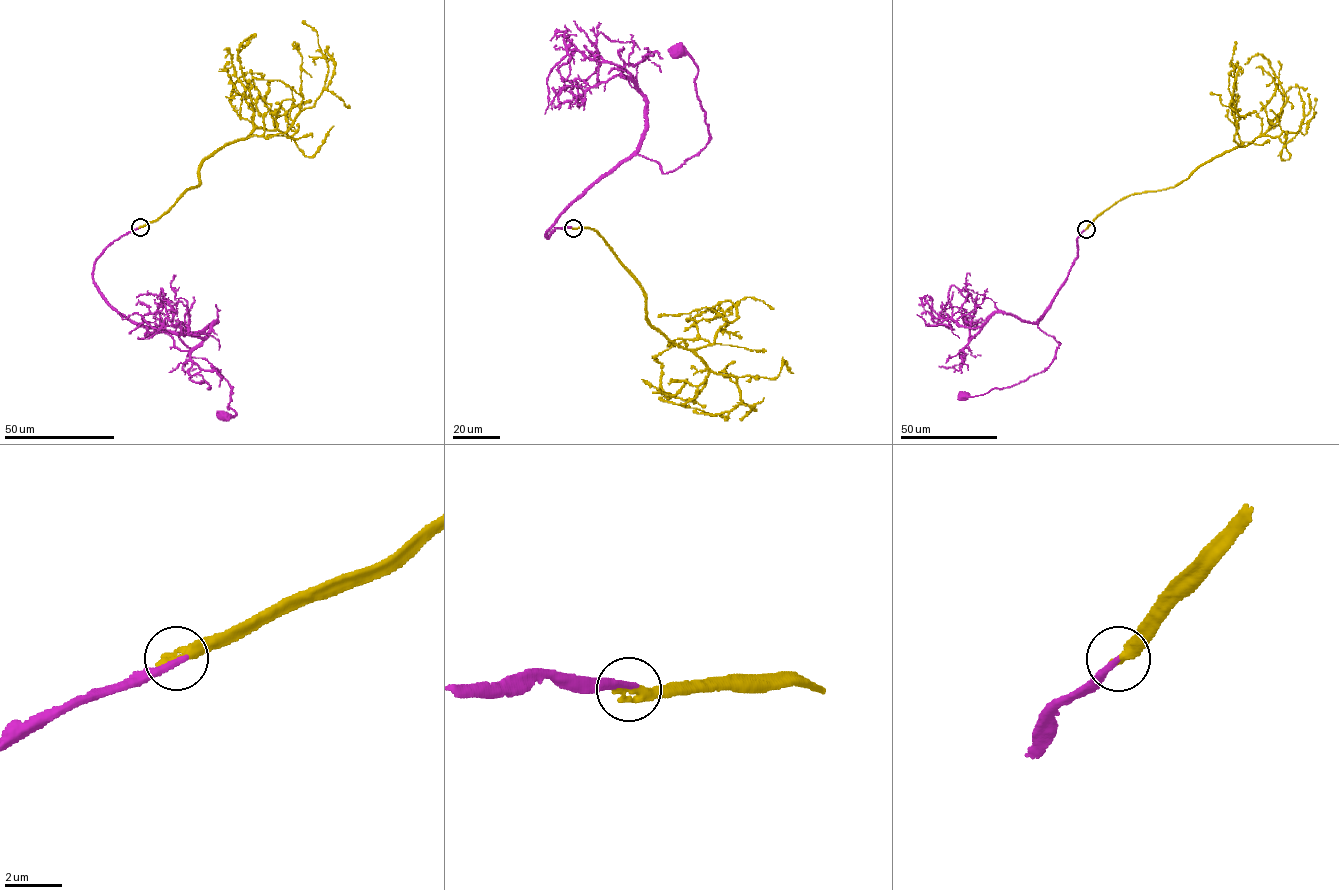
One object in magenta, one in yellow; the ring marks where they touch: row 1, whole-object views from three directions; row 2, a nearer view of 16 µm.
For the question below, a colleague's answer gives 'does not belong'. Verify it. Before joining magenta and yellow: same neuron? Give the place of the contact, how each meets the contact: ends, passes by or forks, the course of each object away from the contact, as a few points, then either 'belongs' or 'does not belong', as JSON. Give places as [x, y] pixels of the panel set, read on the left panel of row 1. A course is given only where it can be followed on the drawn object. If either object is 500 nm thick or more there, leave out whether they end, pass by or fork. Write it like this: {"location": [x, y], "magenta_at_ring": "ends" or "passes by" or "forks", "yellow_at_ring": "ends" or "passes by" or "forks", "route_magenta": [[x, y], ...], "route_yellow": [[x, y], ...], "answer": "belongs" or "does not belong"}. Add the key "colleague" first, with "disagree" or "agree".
{"colleague": "disagree", "location": [140, 227], "magenta_at_ring": "ends", "yellow_at_ring": "ends", "route_magenta": [[140, 227], [105, 249], [94, 284], [211, 365], [231, 389], [225, 416]], "route_yellow": [[140, 227], [198, 185], [204, 160], [221, 147], [285, 132], [314, 105], [328, 67], [317, 32], [302, 21]], "answer": "belongs"}

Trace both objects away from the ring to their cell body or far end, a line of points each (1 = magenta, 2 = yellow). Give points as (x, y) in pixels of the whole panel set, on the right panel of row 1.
1: (1086, 229), (1076, 239), (1078, 255), (1066, 280), (1037, 324), (1061, 343), (1051, 363), (1009, 387), (963, 396)
2: (1086, 229), (1121, 200), (1176, 186), (1200, 166), (1242, 144), (1234, 141), (1240, 118), (1228, 87), (1234, 42)

